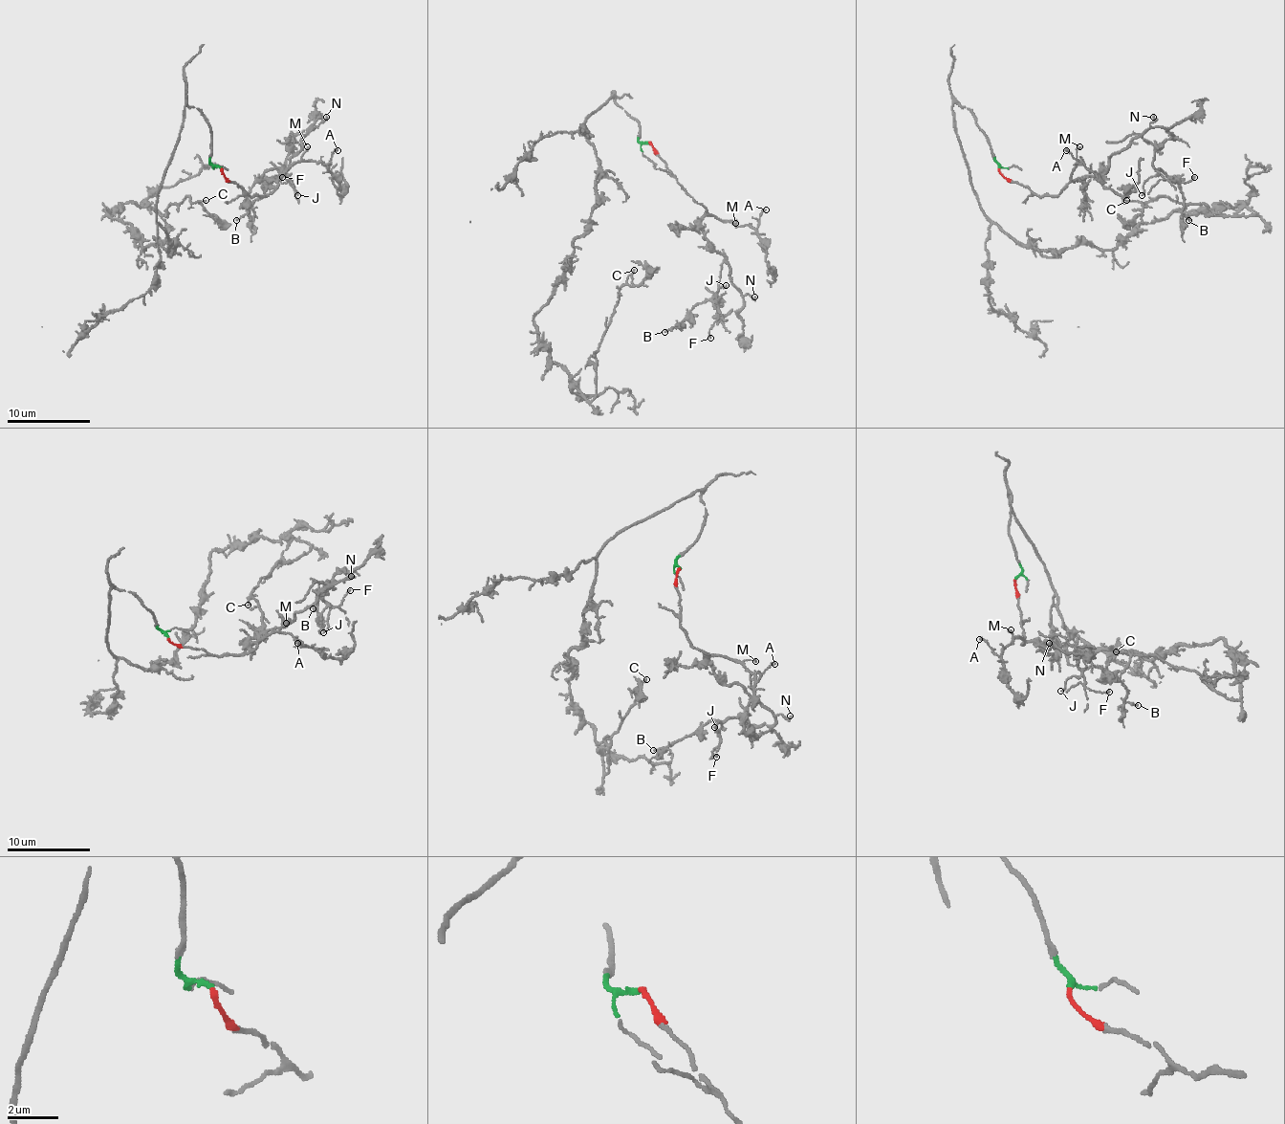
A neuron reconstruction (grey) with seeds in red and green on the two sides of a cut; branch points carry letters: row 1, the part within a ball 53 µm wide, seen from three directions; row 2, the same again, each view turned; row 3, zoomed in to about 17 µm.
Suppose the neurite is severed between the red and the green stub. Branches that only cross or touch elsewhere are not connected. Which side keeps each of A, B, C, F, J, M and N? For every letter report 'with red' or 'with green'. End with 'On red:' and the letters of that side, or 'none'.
A: with red
B: with red
C: with green
F: with red
J: with red
M: with red
N: with red
On red: A, B, F, J, M, N

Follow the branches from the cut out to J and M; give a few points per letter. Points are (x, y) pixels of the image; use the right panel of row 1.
J: (998, 168), (1036, 195), (1057, 195), (1162, 126), (1170, 133), (1153, 158), (1158, 172), (1141, 195)
M: (998, 168), (1007, 179), (1028, 187), (1036, 195), (1057, 195), (1070, 181), (1076, 166), (1076, 149), (1080, 147)

